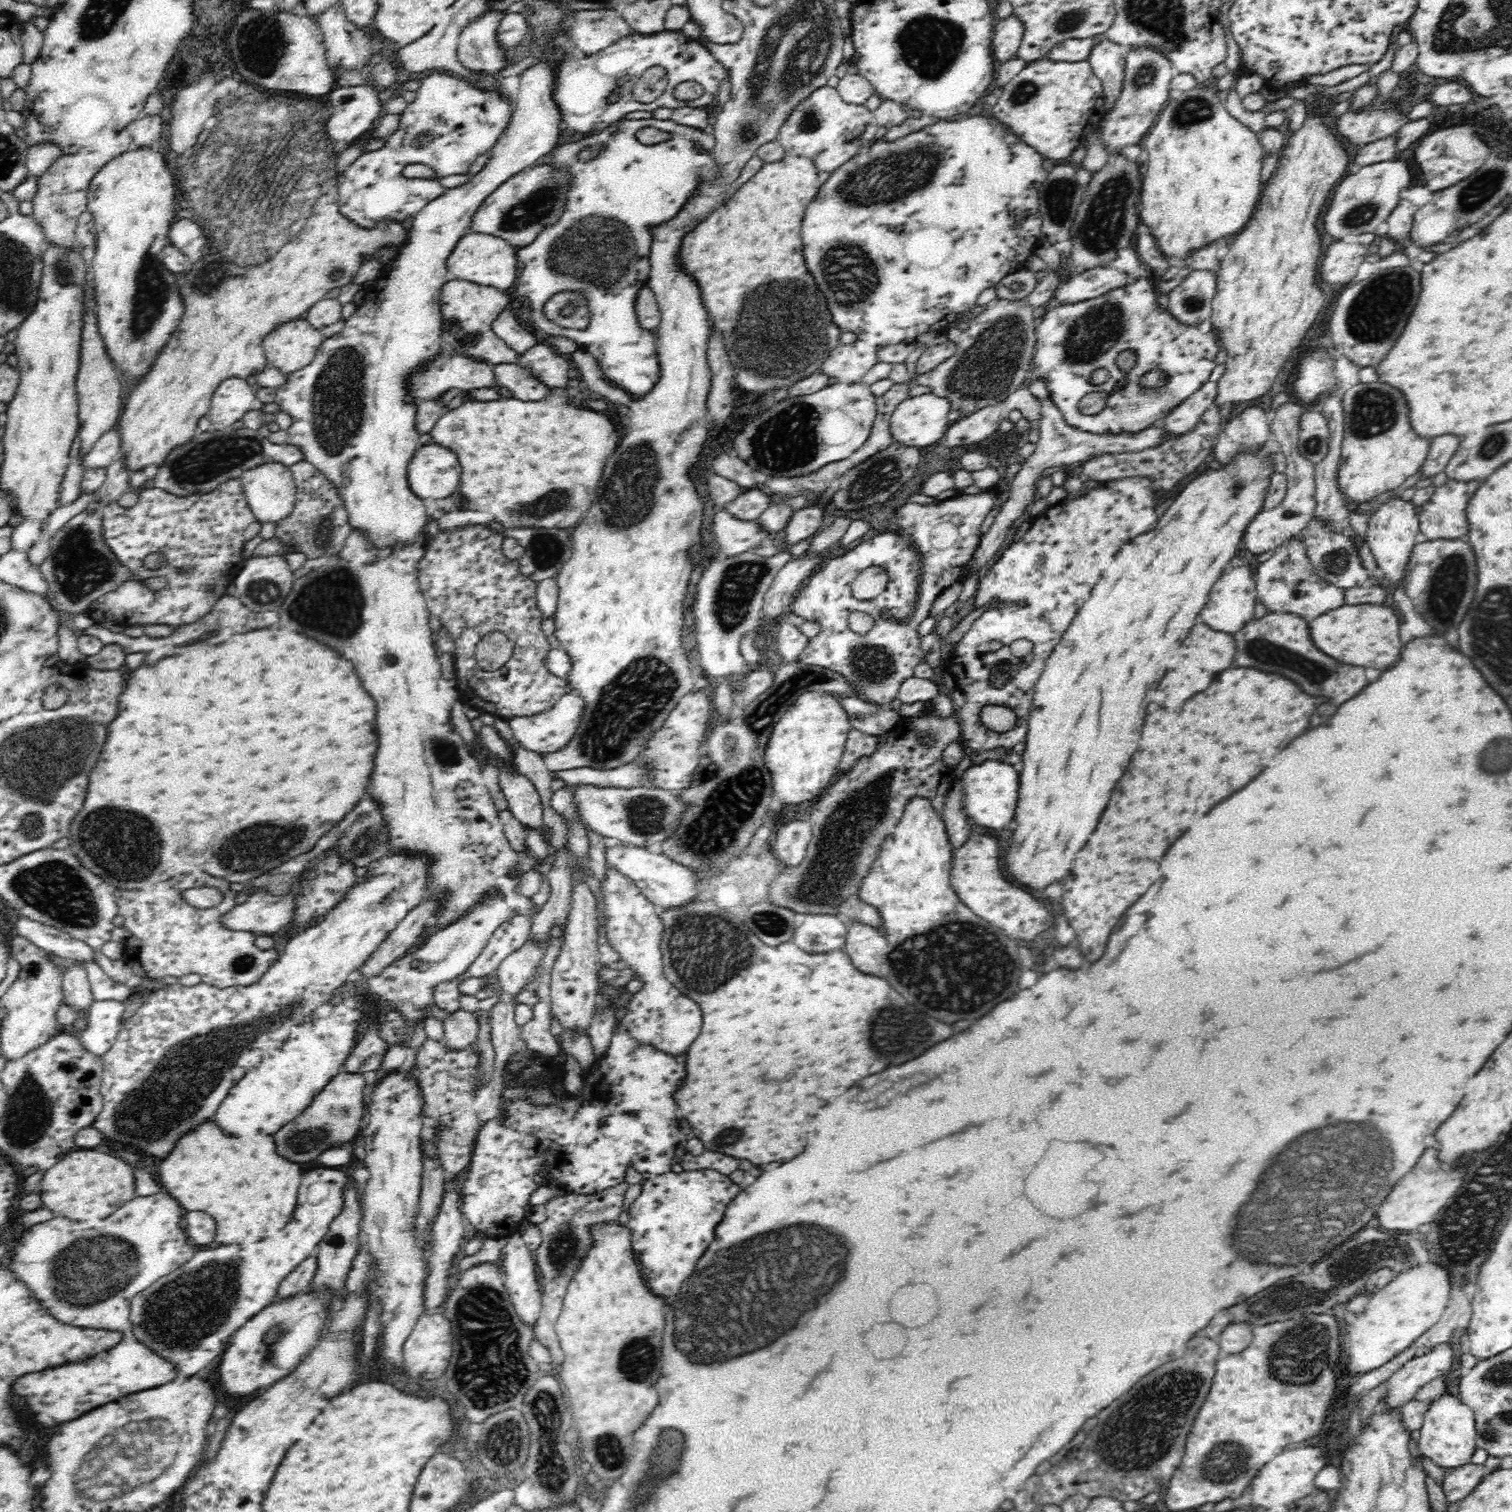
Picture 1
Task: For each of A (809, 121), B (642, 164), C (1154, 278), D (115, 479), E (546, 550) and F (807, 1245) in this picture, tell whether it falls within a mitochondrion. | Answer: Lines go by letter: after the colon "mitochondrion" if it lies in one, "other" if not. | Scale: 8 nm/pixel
A: mitochondrion
B: other
C: other
D: other
E: mitochondrion
F: mitochondrion

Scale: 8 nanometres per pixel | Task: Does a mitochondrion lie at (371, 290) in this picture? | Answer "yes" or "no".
no

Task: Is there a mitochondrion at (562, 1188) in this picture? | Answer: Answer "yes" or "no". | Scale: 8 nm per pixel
no

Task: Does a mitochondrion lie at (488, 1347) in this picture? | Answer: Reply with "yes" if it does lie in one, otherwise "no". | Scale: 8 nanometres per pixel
yes

